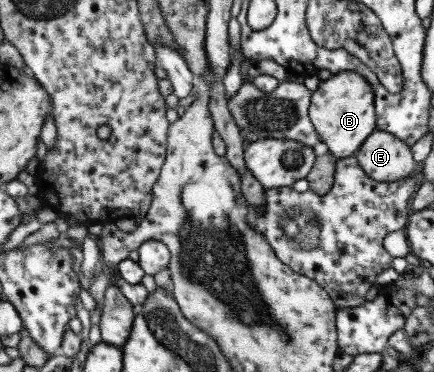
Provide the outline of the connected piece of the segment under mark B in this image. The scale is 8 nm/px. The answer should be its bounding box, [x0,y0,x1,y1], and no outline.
[308,71,375,158]

